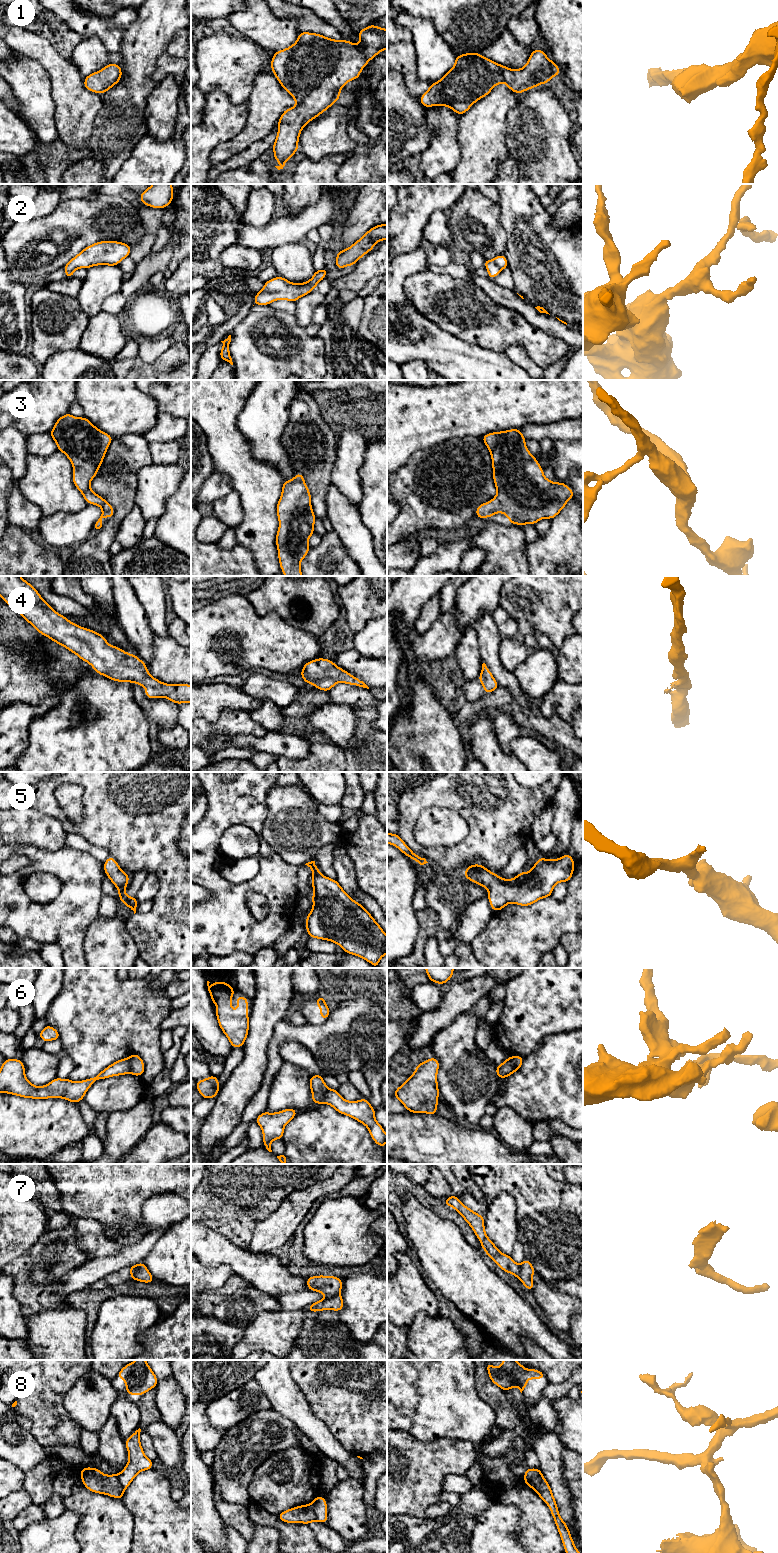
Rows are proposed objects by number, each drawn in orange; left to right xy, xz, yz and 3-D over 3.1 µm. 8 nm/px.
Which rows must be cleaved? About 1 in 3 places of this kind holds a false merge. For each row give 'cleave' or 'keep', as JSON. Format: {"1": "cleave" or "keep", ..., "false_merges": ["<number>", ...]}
{"1": "keep", "2": "keep", "3": "keep", "4": "keep", "5": "keep", "6": "cleave", "7": "cleave", "8": "cleave", "false_merges": ["6", "7", "8"]}

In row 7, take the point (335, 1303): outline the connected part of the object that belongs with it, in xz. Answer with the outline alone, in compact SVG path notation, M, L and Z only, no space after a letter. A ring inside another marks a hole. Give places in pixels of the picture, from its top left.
M340 1293L334 1297L316 1301L308 1306L308 1310L312 1313L323 1310L334 1310L340 1312L343 1308L344 1302Z

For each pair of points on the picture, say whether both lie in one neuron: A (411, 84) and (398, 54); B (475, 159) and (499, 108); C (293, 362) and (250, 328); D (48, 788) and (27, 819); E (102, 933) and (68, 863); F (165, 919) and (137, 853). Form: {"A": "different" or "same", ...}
{"A": "same", "B": "same", "C": "same", "D": "different", "E": "different", "F": "same"}

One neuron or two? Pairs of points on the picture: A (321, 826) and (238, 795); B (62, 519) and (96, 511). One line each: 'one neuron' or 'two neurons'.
A: two neurons
B: one neuron

